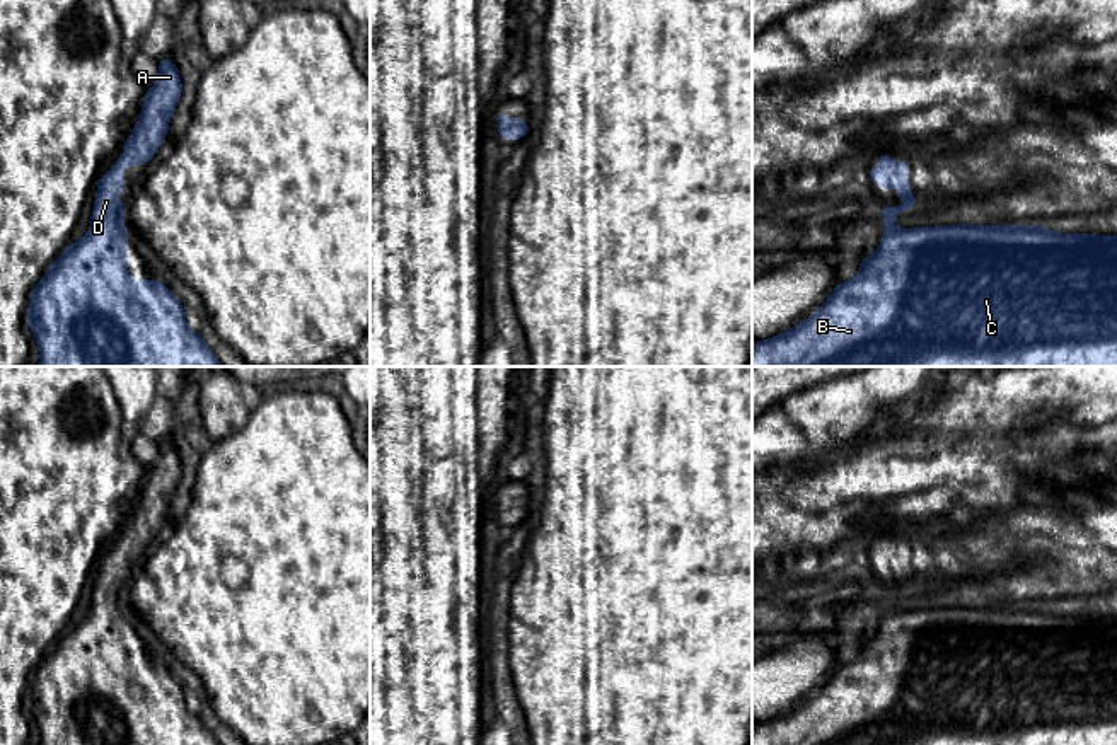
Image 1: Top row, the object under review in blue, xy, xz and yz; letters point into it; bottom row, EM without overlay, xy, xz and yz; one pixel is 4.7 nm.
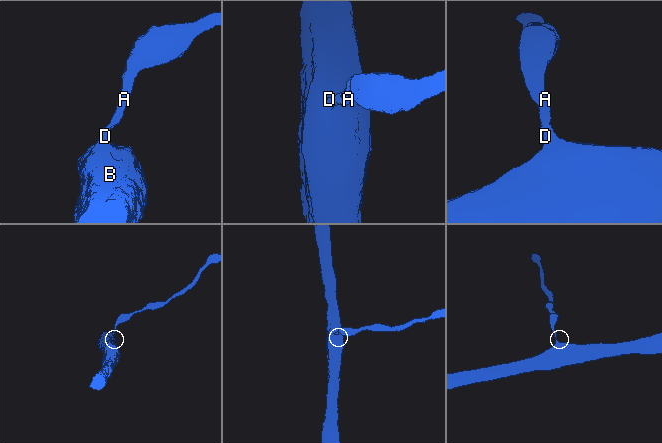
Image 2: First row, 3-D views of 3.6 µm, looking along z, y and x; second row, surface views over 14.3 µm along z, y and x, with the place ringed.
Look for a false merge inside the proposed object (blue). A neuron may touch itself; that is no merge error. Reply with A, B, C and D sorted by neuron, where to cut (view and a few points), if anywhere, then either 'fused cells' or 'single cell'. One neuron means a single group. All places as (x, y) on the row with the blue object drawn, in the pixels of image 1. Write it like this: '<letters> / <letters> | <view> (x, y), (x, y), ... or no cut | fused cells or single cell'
A B C D | no cut | single cell

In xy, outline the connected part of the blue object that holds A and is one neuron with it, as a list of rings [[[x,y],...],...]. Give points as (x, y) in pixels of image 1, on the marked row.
[[[169,56],[159,60],[159,77],[147,90],[142,114],[124,143],[119,160],[97,181],[89,232],[80,240],[70,244],[34,286],[27,321],[39,348],[41,358],[38,367],[222,367],[200,332],[188,327],[186,309],[169,286],[162,280],[135,281],[124,261],[130,239],[123,222],[124,205],[119,199],[124,188],[121,174],[130,164],[145,165],[153,159],[167,138],[167,126],[181,99],[181,92],[182,82],[174,61]]]

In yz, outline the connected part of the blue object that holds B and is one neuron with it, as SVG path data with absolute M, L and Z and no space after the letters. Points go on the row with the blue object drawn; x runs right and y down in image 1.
M887 152L877 153L882 162L868 167L875 186L888 191L895 188L902 198L899 210L883 203L880 211L885 230L878 247L859 257L859 273L839 283L819 310L783 334L752 344L752 367L1117 367L1117 235L1062 234L1042 225L936 225L899 230L895 217L914 208L917 198L907 184L909 165L894 160Z

